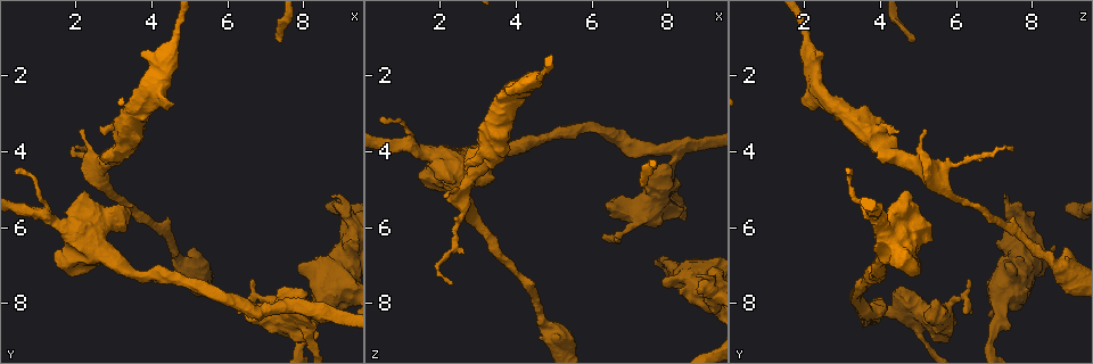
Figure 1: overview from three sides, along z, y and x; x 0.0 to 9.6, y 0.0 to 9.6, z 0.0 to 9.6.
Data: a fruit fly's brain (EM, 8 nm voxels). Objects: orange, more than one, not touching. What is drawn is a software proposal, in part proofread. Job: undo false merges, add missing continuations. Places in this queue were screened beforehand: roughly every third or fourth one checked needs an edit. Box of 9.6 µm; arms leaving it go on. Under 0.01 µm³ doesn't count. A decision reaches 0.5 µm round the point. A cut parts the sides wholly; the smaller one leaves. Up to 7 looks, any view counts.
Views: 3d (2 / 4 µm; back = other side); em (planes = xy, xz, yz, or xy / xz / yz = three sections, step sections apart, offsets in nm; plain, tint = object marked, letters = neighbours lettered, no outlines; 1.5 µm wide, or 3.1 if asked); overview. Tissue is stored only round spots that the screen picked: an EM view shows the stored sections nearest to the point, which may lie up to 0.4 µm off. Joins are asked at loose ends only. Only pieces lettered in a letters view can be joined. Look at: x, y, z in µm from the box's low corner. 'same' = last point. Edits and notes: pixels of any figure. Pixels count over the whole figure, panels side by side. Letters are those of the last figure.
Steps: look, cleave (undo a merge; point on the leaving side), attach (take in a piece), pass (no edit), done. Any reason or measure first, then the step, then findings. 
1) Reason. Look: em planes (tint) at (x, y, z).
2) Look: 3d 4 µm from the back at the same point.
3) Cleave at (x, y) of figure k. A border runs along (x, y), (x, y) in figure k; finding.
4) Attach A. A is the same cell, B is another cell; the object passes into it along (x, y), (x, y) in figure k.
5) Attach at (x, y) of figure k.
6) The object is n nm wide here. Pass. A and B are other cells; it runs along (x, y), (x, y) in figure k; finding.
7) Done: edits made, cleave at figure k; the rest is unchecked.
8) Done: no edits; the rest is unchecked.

Stops while still wide. Look: em 3.1 µm planes (letters) at (3.75, 1.45, 2.30).

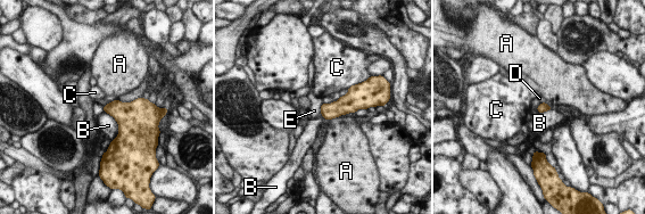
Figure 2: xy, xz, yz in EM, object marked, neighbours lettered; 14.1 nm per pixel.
Pass. A, B, C, D and E are other cells; a border runs along (322, 103), (321, 114), (323, 116) in figure 2; none of them fits.

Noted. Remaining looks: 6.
An open end. Look: em yz step 8 (letters) at (6.30, 8.30, 6.25).

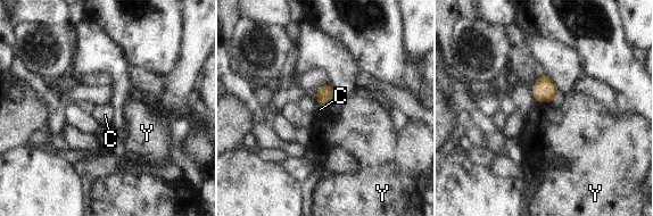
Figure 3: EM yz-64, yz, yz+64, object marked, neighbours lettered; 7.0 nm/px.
The object is 130 nm wide here. Pass. C and Y are other cells; a border runs along (319, 105), (331, 107) in figure 3; no lettered piece goes on from it.

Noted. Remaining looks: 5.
Narrows sharply. Look: em yz step 8 (tint) at (8.10, 8.15, 4.00).

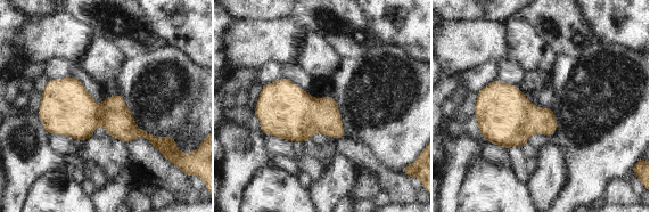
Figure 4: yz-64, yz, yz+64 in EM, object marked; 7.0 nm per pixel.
Cut it another way. Look: em planes (letters) at the same point.

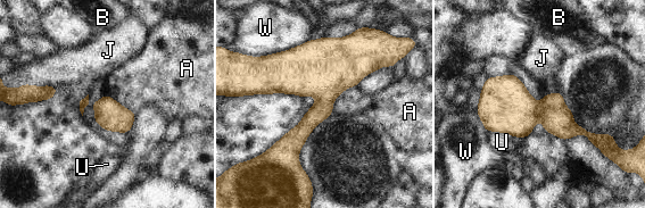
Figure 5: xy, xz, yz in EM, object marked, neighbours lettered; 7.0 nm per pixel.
Pass. A, B, J, U and W are other cells; a border runs along (56, 86), (22, 84), (11, 88) in figure 5; continuous, no second cell.

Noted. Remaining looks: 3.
Done: no edits; the rest is unchecked.

